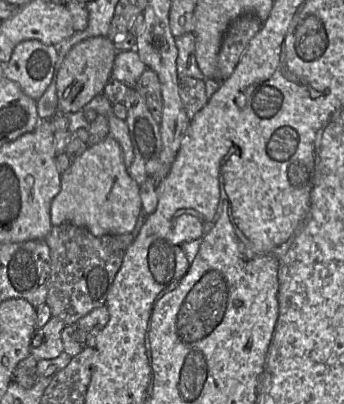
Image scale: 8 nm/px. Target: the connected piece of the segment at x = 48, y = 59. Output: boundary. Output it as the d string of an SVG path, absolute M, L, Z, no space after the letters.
M25 40L16 45L10 61L4 64L4 75L37 101L54 77L57 60L58 46Z

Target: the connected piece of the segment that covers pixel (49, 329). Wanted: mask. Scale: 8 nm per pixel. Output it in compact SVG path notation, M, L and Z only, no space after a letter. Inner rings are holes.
M56 318L37 328L31 341L31 354L39 361L58 357L63 352L62 331L66 324Z

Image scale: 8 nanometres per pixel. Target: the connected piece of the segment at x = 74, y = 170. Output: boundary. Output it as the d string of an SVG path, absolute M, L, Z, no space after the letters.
M108 135L101 142L89 146L81 156L72 161L70 168L62 173L61 190L52 200L50 216L54 226L71 223L88 229L95 236L103 236L132 233L141 211L140 185L131 177L125 166L120 144Z

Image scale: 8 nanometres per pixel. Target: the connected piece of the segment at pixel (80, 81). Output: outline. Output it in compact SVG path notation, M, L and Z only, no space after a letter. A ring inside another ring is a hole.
M107 36L87 38L71 48L58 72L56 82L58 113L80 111L96 95L103 92L105 84L111 77L117 53L113 40Z

